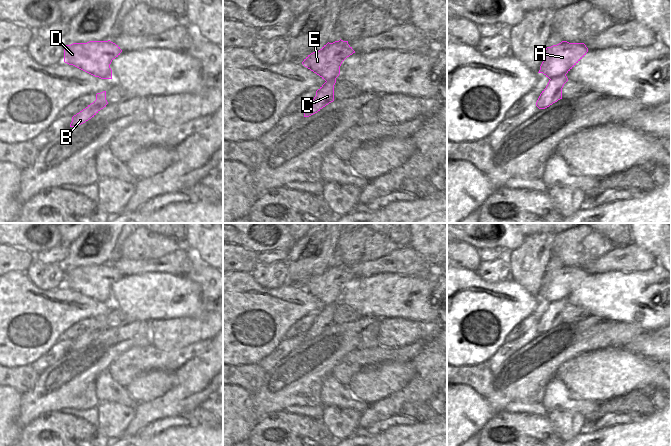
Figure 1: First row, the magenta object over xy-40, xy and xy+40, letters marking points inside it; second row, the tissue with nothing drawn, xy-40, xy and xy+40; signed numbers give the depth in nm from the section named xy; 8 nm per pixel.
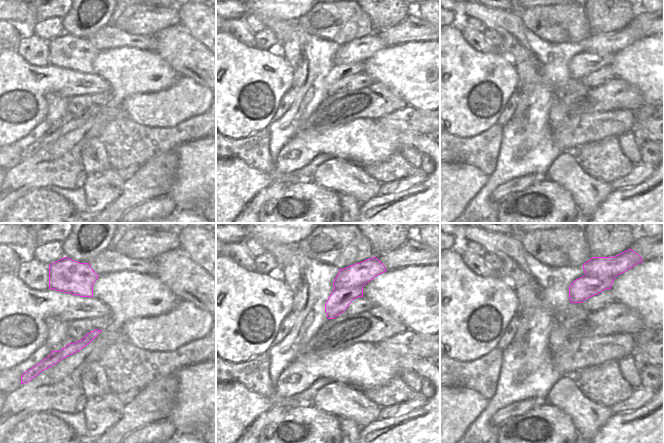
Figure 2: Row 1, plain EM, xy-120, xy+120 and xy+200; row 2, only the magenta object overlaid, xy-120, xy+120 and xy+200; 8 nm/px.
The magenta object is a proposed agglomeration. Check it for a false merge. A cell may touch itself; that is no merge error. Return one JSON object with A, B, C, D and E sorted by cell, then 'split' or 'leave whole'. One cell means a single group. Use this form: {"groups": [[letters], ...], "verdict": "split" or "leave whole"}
{"groups": [["A", "D", "E"], ["B", "C"]], "verdict": "split"}

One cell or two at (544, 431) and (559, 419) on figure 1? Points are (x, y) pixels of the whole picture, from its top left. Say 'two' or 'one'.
two

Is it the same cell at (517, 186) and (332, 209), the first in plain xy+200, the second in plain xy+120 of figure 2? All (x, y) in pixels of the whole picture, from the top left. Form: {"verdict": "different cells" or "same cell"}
{"verdict": "different cells"}

